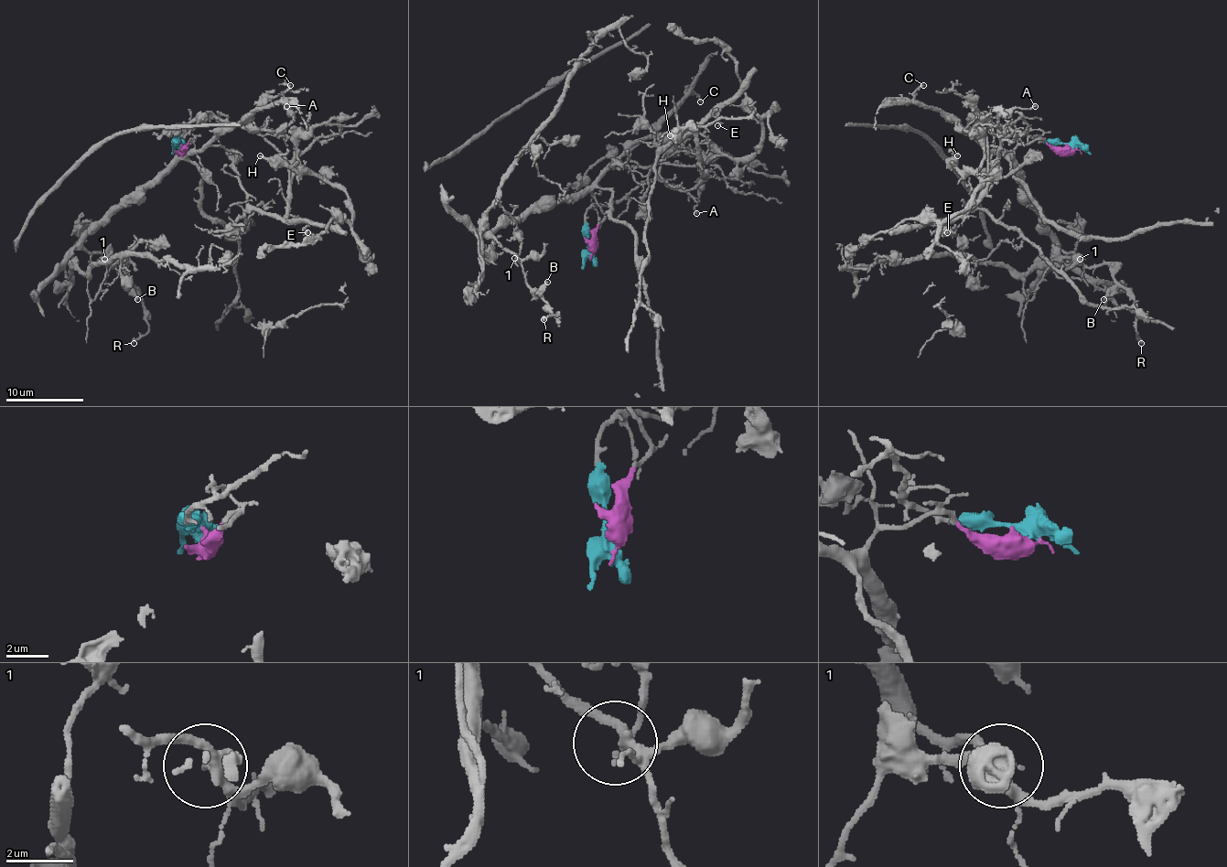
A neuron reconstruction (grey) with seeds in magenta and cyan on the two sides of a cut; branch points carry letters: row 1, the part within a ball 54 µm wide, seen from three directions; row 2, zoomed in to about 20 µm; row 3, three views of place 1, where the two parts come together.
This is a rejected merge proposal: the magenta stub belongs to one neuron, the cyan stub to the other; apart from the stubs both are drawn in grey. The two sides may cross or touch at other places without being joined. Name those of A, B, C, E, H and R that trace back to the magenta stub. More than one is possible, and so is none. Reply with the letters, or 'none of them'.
A, B, C, R

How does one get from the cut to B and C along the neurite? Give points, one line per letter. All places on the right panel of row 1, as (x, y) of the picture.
B: (1070, 148), (1035, 139), (1014, 150), (1014, 165), (1041, 228), (1087, 266), (1111, 268), (1114, 287), (1103, 299)
C: (1070, 148), (1035, 139), (1008, 152), (988, 152), (941, 112), (915, 100), (915, 90), (923, 84)

